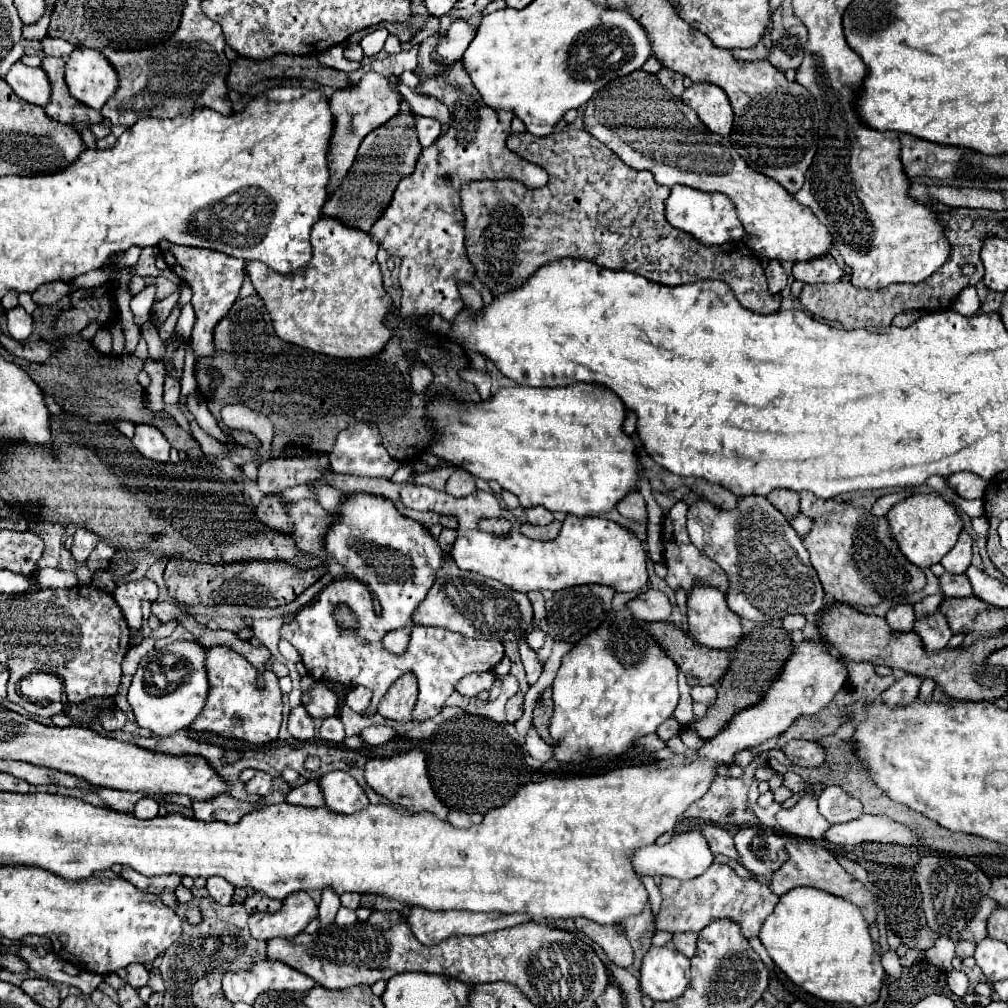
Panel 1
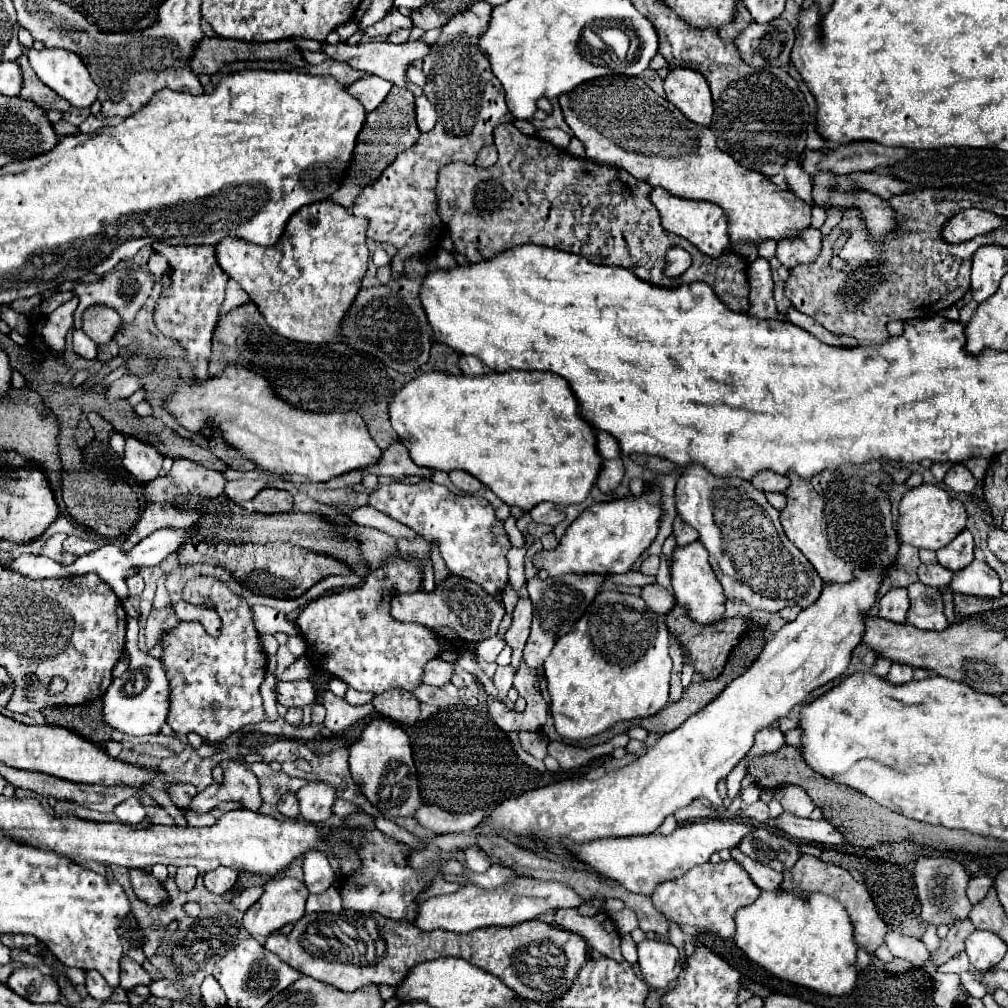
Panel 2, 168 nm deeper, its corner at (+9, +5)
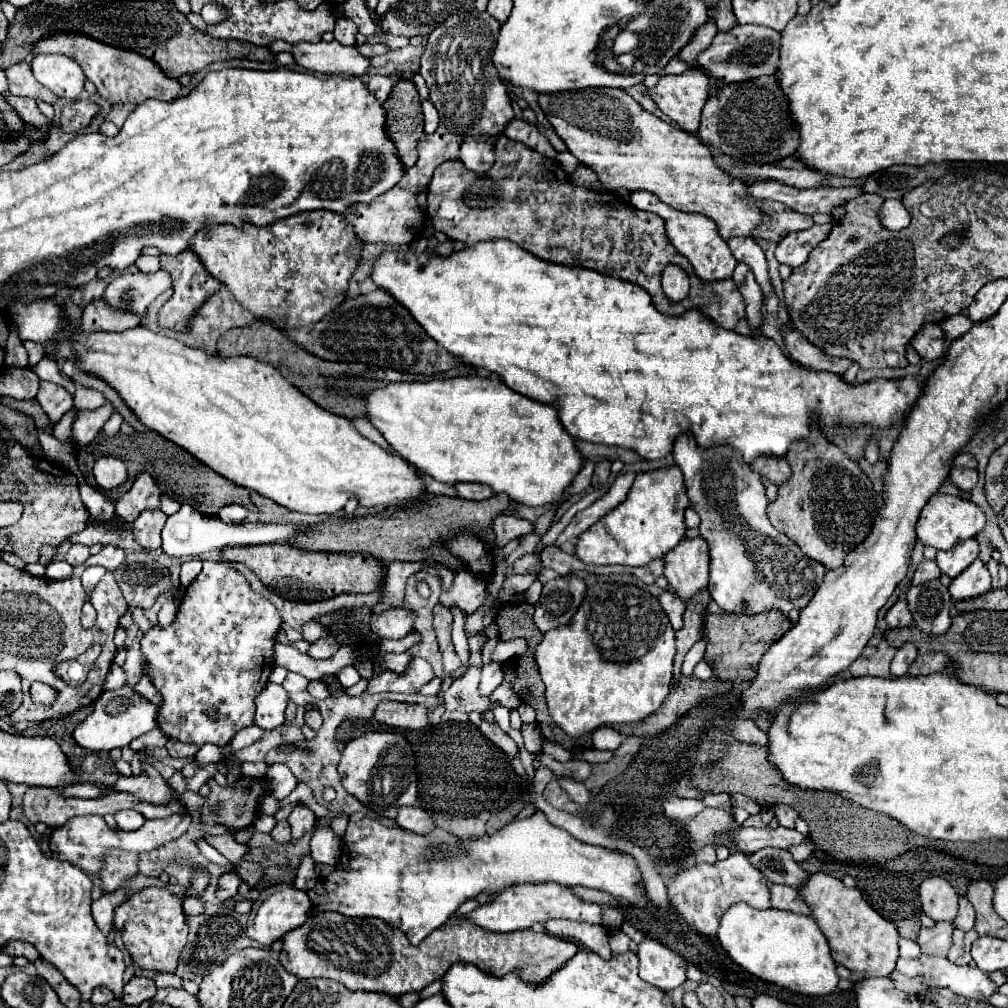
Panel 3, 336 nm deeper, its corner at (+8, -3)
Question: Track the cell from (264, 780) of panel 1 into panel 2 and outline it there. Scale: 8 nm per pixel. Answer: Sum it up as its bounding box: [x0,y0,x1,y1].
[182,760,262,816]

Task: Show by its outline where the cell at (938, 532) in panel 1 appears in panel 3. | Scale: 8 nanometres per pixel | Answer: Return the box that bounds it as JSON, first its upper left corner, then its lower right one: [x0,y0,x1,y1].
[915,492,985,550]

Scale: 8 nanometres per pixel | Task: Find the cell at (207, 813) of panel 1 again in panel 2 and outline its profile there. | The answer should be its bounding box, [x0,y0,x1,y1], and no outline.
[168,782,198,808]

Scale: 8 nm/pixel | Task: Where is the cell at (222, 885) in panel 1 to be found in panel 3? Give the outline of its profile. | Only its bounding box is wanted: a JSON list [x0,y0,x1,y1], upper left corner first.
[217,872,241,902]

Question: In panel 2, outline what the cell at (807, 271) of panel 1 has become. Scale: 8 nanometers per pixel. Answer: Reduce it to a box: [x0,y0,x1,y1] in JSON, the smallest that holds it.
[776,226,822,268]

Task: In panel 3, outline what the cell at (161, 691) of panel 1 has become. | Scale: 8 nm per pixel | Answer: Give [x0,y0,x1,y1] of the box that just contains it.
[73,686,159,752]

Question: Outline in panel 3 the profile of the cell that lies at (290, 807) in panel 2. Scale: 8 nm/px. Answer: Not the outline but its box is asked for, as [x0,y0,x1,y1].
[271,820,291,842]

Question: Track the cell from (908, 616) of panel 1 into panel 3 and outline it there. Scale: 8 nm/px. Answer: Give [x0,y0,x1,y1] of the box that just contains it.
[885,600,911,628]

